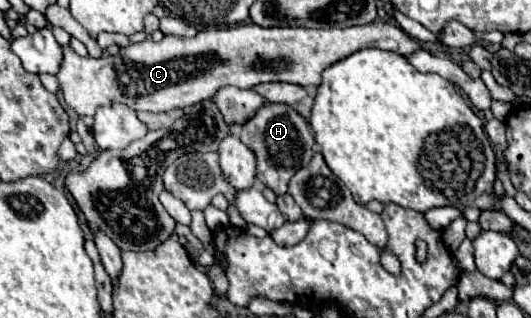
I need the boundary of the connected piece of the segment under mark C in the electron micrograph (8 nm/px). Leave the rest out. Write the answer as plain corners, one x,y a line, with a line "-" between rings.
375,21
359,27
259,27
253,23
241,23
241,25
231,25
231,27
207,27
199,31
195,37
175,37
175,35
165,35
161,43
155,43
151,39
145,39
143,43
131,43
129,47
121,49
117,55
105,57
105,59
91,59
91,57
79,57
71,45
69,45
69,33
63,31
61,27
53,29
53,35
57,43
63,47
65,59
63,67
57,75
61,83
61,91
65,97
65,103
79,115
95,115
95,109
101,105
113,105
113,103
123,103
133,111
151,111
151,113
161,113
161,111
171,111
175,107
189,107
195,103
201,103
205,99
211,99
221,87
233,85
239,89
249,89
259,83
269,83
269,81
283,81
283,83
295,83
303,87
317,87
321,83
321,73
325,67
333,65
339,59
349,57
355,51
367,49
367,47
377,47
385,51
395,51
403,57
411,55
413,51
423,49
423,45
409,37
401,27
385,21

